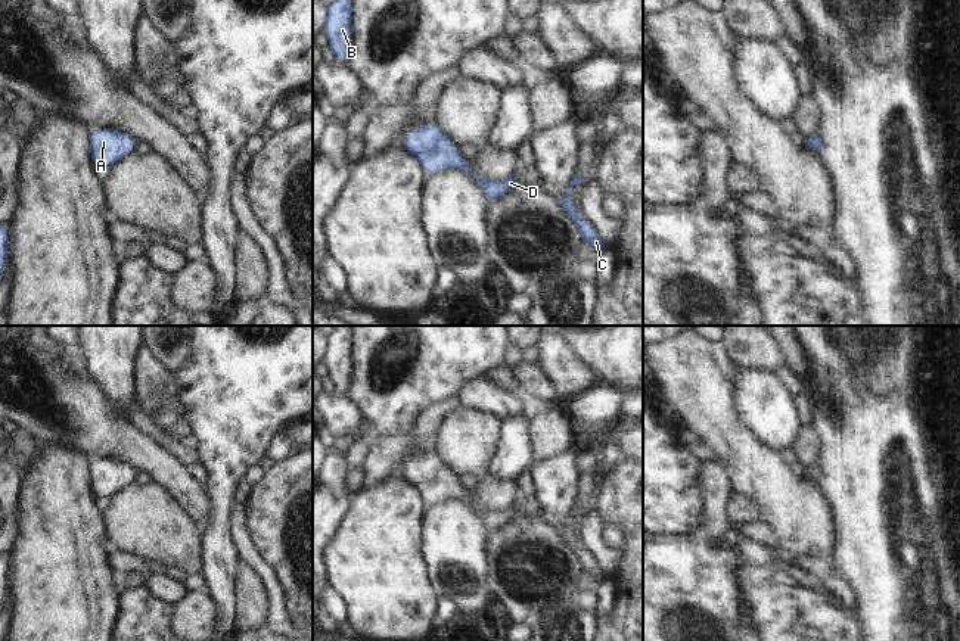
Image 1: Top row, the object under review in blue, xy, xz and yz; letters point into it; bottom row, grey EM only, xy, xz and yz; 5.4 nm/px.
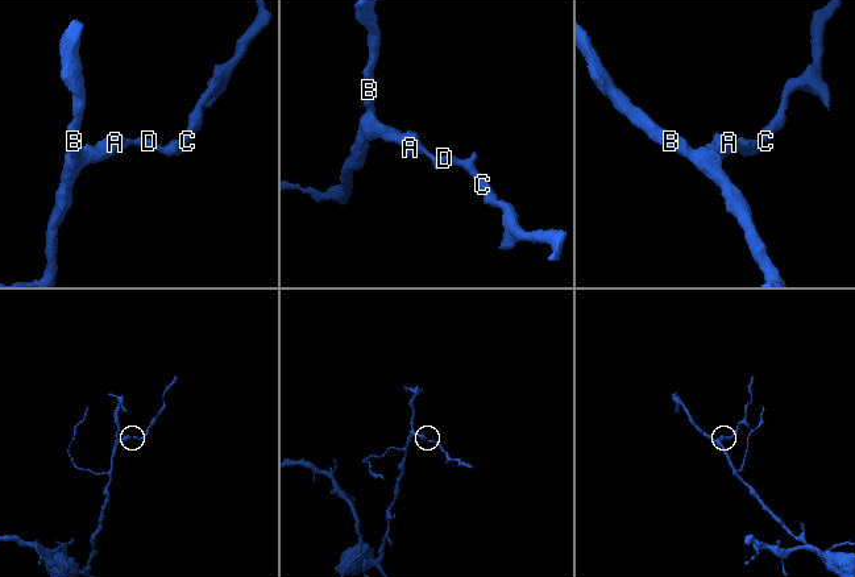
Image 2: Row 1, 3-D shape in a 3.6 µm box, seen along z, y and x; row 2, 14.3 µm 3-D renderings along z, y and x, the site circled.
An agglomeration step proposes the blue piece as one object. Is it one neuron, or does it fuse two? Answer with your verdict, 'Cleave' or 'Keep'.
Keep.

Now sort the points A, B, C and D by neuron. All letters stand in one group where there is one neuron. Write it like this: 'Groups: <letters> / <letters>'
Groups: A B C D.

